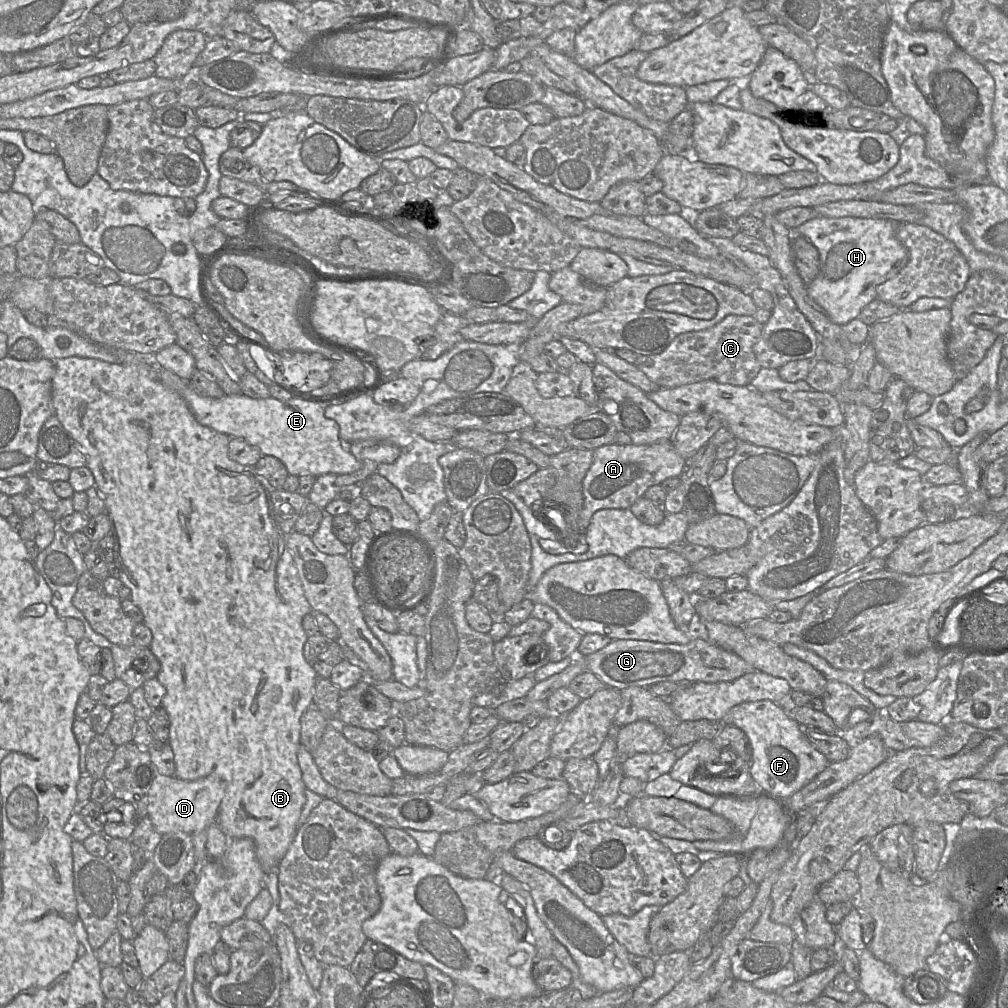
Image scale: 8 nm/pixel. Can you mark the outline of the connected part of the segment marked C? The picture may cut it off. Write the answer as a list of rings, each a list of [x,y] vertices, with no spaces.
[[[728,315],[715,326],[678,335],[658,354],[639,355],[635,365],[661,388],[674,388],[704,380],[735,386],[750,386],[762,368],[753,347],[764,325],[753,316]]]

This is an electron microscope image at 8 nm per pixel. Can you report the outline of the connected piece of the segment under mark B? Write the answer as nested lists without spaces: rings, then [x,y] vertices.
[[[71,356],[61,358],[53,361],[55,364],[55,375],[52,380],[52,402],[55,409],[55,416],[61,422],[63,427],[70,433],[74,440],[78,443],[80,449],[85,454],[87,463],[86,466],[91,470],[95,486],[102,493],[105,503],[105,513],[109,516],[112,523],[112,535],[114,537],[114,561],[117,564],[120,572],[120,580],[125,584],[131,592],[132,602],[140,608],[143,613],[143,623],[152,632],[152,642],[150,650],[160,661],[161,668],[157,674],[158,681],[166,688],[166,694],[162,699],[162,707],[166,710],[170,720],[169,741],[172,751],[174,753],[175,761],[175,776],[187,781],[197,780],[207,776],[216,776],[225,783],[225,795],[219,806],[217,823],[222,831],[229,838],[250,838],[256,845],[256,857],[265,874],[272,870],[278,869],[278,865],[285,856],[290,844],[299,828],[299,818],[302,808],[305,804],[305,790],[306,786],[302,779],[302,772],[298,763],[297,752],[300,746],[301,739],[301,724],[300,718],[304,711],[313,704],[315,680],[318,676],[316,670],[309,663],[303,653],[305,642],[308,638],[302,626],[302,619],[305,615],[312,612],[311,606],[308,603],[302,583],[298,576],[293,557],[290,550],[286,547],[285,535],[281,532],[277,517],[274,512],[273,503],[271,500],[272,487],[268,481],[258,474],[254,467],[241,465],[231,459],[229,456],[229,441],[230,436],[218,431],[215,431],[207,426],[200,424],[192,414],[186,401],[174,390],[164,386],[160,381],[152,376],[152,366],[146,363],[132,363],[132,364],[115,364],[105,362],[95,358],[81,358]]]

